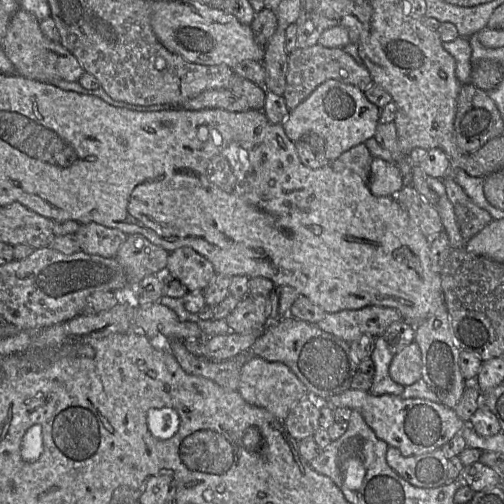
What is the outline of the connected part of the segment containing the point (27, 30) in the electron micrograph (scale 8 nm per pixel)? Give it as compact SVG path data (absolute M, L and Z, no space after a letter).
M18 9L11 18L3 40L3 49L6 56L14 64L16 74L32 80L78 82L85 72L77 58L60 42L54 42L44 36L40 30L40 21L23 9Z

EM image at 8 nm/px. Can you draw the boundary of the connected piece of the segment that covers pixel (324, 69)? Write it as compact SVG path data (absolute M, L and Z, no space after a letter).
M319 44L308 48L297 48L288 54L288 70L286 86L282 97L291 111L304 101L320 84L327 80L337 80L345 84L366 90L374 84L368 69L364 64L358 64L355 59L342 48L327 48Z

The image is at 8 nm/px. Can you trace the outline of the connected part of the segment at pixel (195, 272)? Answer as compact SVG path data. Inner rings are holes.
M181 247L169 253L164 274L176 278L191 292L204 290L216 272L204 256L190 247Z

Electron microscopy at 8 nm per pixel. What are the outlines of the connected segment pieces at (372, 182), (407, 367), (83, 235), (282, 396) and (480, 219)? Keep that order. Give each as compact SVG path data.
M379 157L372 159L367 184L371 193L377 197L395 197L405 186L398 166Z
M415 342L394 354L389 366L389 374L393 381L403 386L412 385L421 379L421 352Z
M95 222L81 224L76 234L81 251L106 258L116 257L120 246L127 239L127 234L121 230Z
M249 357L242 363L237 391L247 403L266 409L281 421L284 421L299 400L303 402L314 399L289 367L281 362L268 362L260 357Z
M453 177L443 179L446 194L454 207L458 226L464 244L479 233L493 218L484 209L478 207Z

